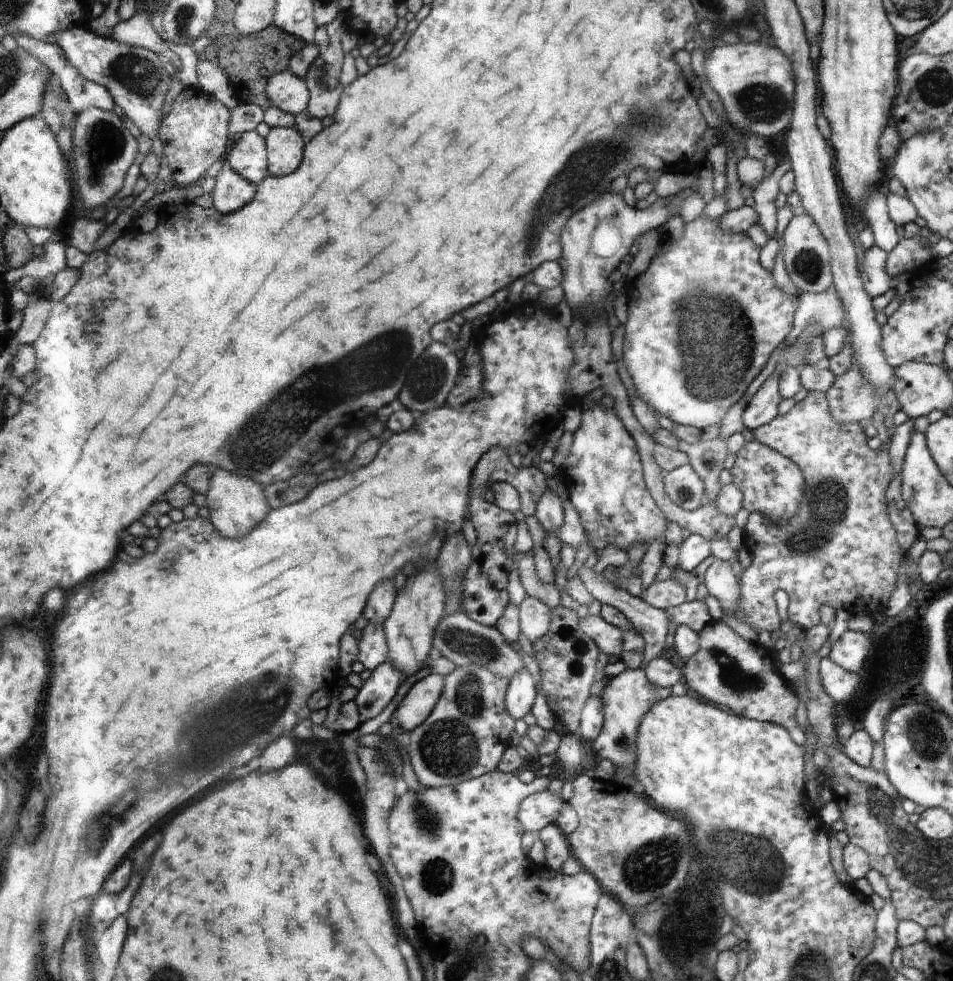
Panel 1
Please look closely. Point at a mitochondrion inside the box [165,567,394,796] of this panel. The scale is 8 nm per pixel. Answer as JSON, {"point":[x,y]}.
{"point":[274,686]}

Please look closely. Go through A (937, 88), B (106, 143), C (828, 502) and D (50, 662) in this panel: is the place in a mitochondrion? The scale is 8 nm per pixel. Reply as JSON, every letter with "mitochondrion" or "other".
{"A":"mitochondrion","B":"mitochondrion","C":"mitochondrion","D":"other"}

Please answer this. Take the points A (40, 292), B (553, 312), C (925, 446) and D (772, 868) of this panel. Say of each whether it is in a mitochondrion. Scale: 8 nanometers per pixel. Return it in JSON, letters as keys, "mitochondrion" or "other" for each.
{"A":"other","B":"other","C":"other","D":"mitochondrion"}

